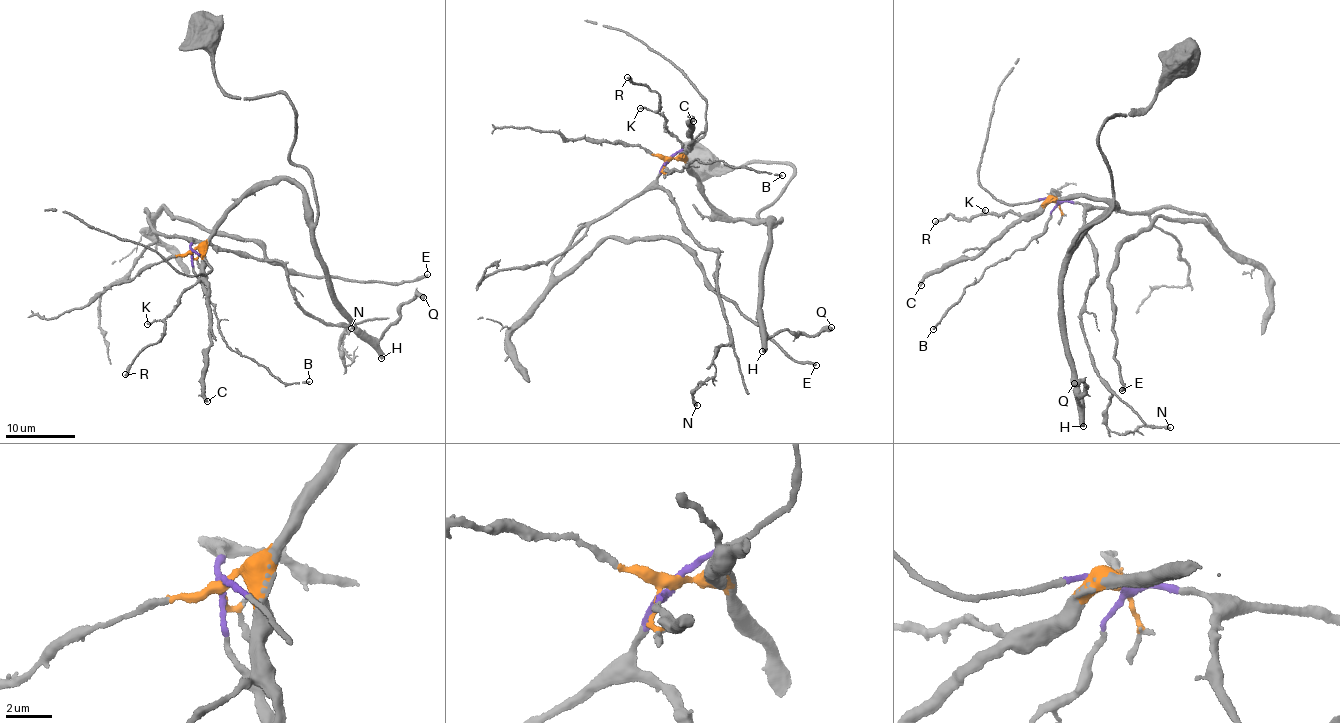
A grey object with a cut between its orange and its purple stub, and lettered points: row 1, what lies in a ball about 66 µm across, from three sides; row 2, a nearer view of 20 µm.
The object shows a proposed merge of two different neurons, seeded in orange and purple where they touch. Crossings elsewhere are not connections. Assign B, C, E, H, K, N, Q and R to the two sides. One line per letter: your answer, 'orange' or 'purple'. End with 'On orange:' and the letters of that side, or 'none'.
B: purple
C: orange
E: purple
H: orange
K: orange
N: purple
Q: orange
R: orange
On orange: C, H, K, Q, R

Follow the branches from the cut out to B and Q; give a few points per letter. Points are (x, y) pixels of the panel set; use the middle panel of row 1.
B: (668, 159), (664, 167), (669, 172), (678, 171), (694, 160), (712, 163), (719, 161), (781, 176)
Q: (668, 159), (686, 163), (707, 203), (730, 217), (768, 221), (757, 307), (769, 336), (831, 327)

